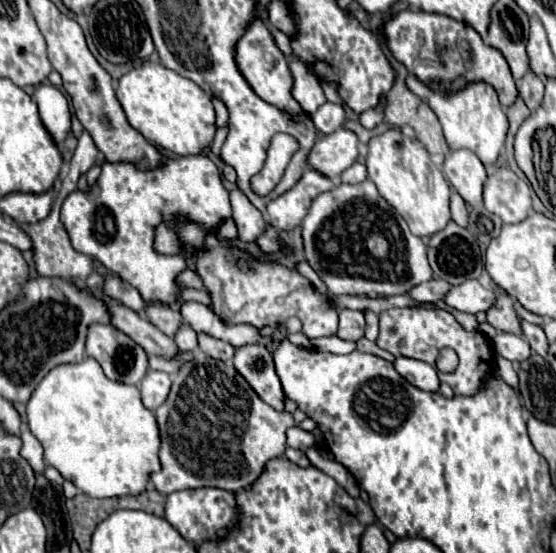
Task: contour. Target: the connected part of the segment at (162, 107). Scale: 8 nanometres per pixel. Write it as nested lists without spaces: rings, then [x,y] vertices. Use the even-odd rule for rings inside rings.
[[[147,60],[141,68],[121,76],[117,98],[127,114],[129,124],[163,150],[179,156],[195,156],[201,154],[203,148],[211,146],[215,138],[215,108],[209,94],[193,80],[183,78],[161,64]]]

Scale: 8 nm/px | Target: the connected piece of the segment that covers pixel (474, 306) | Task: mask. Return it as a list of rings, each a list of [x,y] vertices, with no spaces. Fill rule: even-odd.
[[[465,280],[463,284],[453,286],[445,294],[447,306],[461,312],[469,312],[469,314],[485,312],[493,302],[495,302],[495,292],[483,288],[477,280]]]

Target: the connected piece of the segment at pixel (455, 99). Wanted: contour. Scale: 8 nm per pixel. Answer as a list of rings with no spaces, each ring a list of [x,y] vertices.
[[[409,74],[407,86],[419,98],[423,98],[431,106],[431,110],[437,114],[437,118],[443,126],[443,134],[445,134],[447,144],[449,144],[451,150],[467,148],[467,150],[475,152],[485,166],[495,164],[499,152],[503,150],[505,134],[507,134],[509,124],[507,124],[507,116],[505,116],[505,112],[499,104],[497,92],[491,84],[487,84],[487,82],[469,82],[465,88],[461,88],[457,92],[441,94],[441,92],[431,90],[425,82],[417,80],[413,74]]]

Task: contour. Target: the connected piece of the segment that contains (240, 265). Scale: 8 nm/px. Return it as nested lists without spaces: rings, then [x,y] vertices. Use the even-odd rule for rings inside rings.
[[[171,224],[171,228],[179,232],[179,240],[183,240],[185,250],[191,250],[193,246],[205,248],[205,252],[193,256],[197,274],[203,278],[213,298],[213,312],[229,324],[251,324],[255,328],[263,328],[285,324],[287,318],[297,316],[307,338],[337,334],[337,310],[333,308],[329,298],[317,292],[311,282],[297,270],[289,270],[281,264],[257,262],[247,252],[217,242],[215,232],[203,232],[199,224]]]

